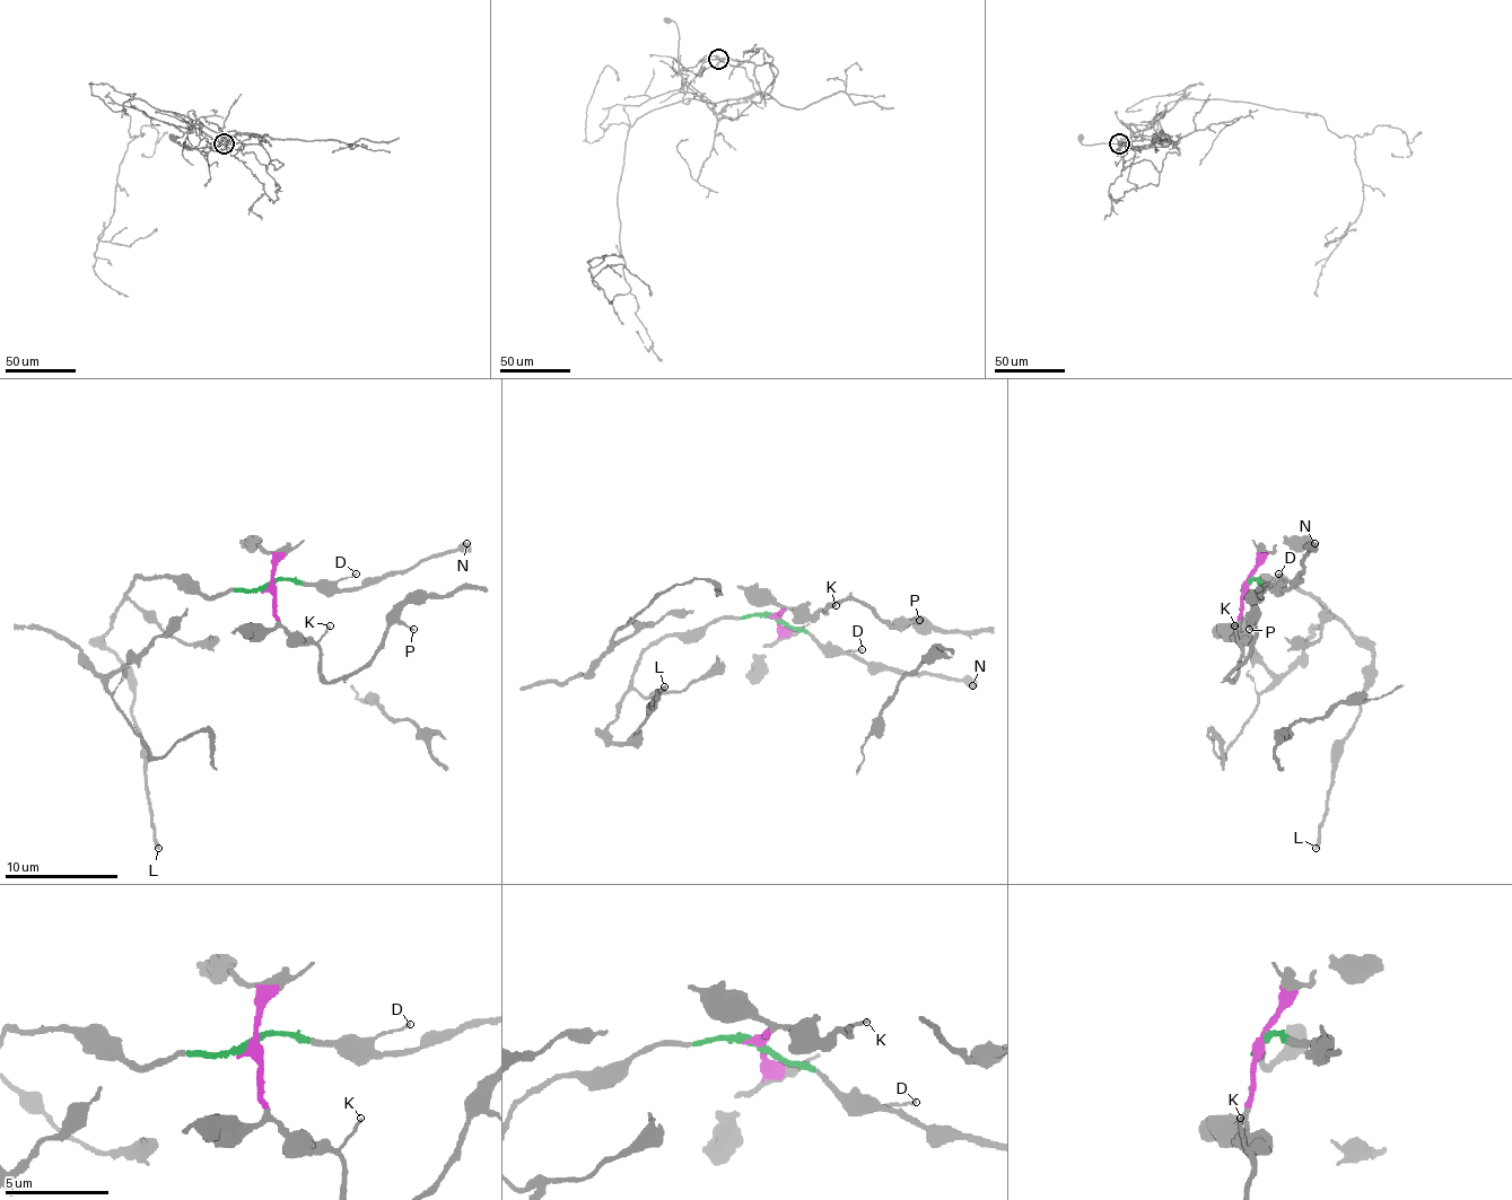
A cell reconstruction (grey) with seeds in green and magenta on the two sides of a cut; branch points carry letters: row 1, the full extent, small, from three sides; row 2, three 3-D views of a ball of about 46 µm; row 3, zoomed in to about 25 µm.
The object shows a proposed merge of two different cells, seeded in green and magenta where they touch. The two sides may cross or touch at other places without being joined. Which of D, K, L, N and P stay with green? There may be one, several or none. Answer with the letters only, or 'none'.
D, L, N

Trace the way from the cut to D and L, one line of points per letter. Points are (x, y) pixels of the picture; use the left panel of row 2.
D: (269, 585), (297, 579), (317, 581), (346, 579), (357, 574)
L: (269, 585), (203, 596), (158, 576), (139, 576), (102, 636), (122, 664), (133, 692), (158, 849)

